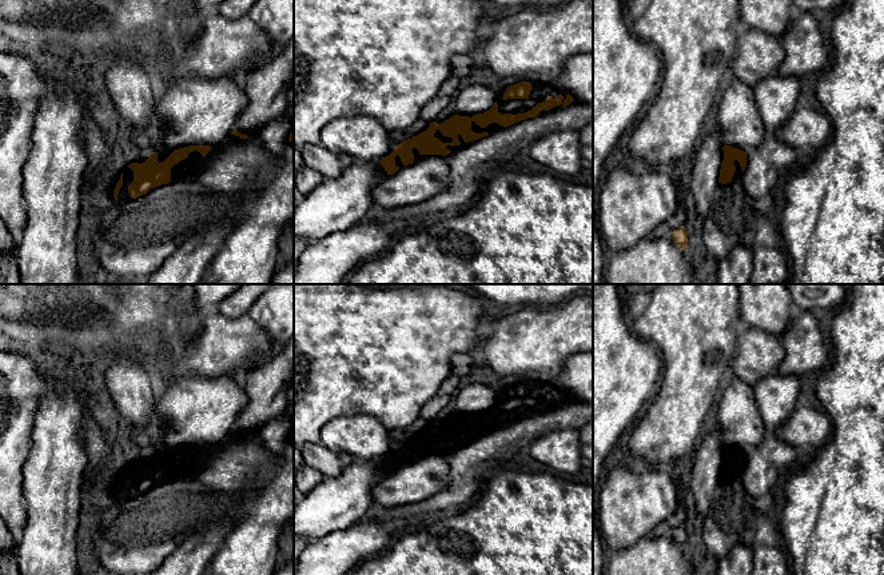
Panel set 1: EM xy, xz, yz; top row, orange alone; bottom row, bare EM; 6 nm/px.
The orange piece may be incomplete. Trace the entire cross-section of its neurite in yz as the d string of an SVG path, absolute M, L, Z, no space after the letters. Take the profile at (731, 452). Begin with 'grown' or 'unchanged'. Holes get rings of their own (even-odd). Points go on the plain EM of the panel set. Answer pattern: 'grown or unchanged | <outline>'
grown | M724 444L724 459L721 462L718 482L726 483L732 479L740 479L746 466L746 451Z

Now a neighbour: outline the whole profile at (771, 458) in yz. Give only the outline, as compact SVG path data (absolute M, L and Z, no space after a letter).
M765 432L762 440L746 451L746 466L741 475L745 490L756 499L769 494L781 475L797 470L796 448Z

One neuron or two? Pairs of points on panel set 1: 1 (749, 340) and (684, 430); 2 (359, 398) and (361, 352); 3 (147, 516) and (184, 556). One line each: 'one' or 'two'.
1: two
2: one
3: two

